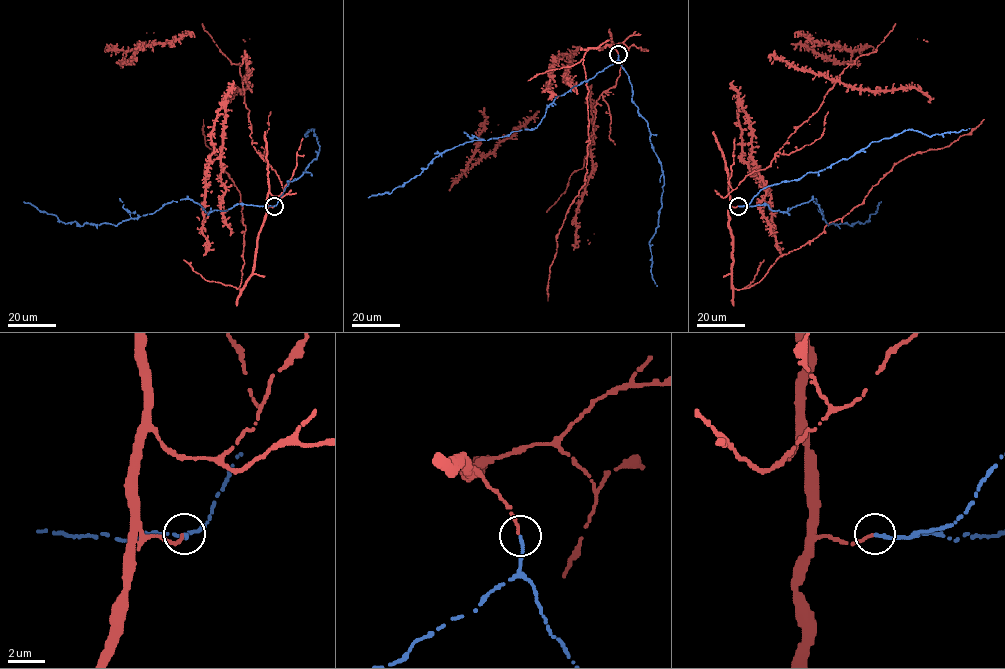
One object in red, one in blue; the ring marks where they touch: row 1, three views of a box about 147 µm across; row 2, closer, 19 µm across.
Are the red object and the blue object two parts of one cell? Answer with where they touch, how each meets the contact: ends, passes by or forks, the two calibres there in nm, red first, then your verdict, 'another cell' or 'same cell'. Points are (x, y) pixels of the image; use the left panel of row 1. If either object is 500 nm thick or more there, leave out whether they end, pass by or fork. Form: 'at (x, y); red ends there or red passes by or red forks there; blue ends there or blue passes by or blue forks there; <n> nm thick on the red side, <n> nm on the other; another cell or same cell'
at (274, 206); red ends there; blue ends there; 170 nm thick on the red side, 200 nm on the other; same cell

